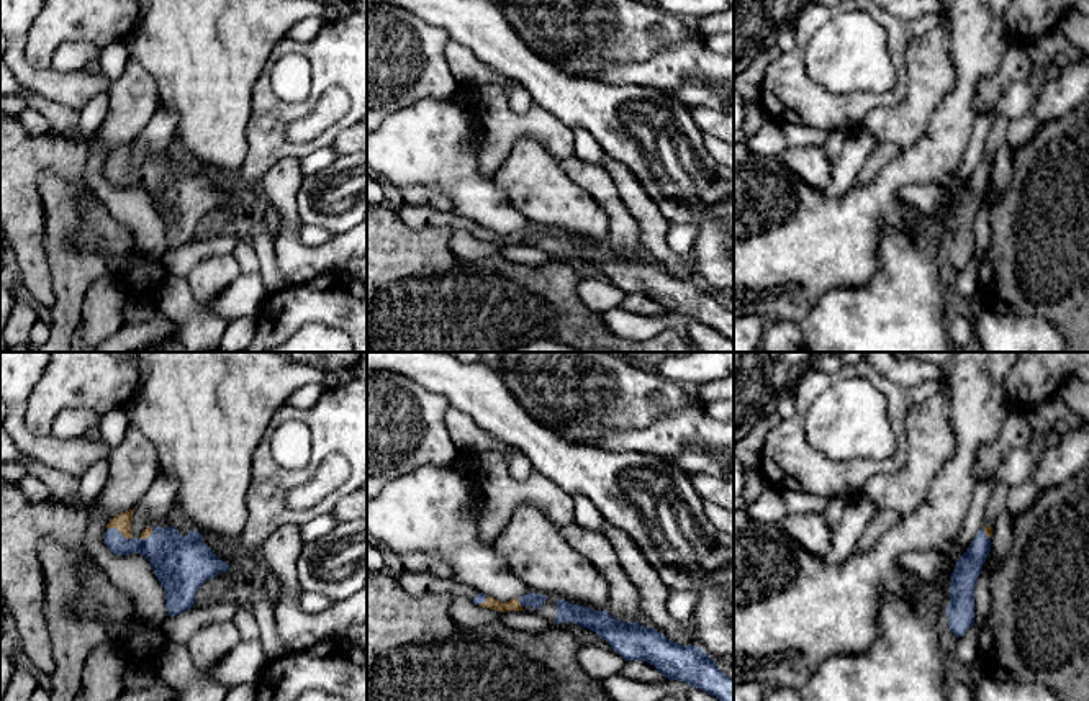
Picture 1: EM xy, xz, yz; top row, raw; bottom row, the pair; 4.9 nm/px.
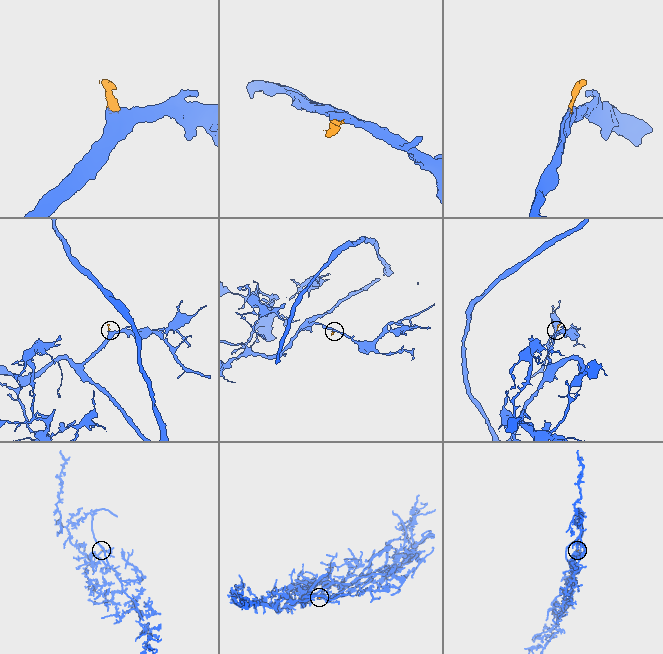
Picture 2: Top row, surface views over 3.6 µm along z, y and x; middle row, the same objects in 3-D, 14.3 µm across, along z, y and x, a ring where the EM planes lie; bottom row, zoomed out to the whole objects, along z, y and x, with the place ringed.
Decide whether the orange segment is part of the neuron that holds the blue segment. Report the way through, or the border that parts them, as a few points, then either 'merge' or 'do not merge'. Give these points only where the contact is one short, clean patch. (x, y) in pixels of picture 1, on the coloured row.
way xy (166, 549), (131, 544), (118, 531), (122, 521); merge

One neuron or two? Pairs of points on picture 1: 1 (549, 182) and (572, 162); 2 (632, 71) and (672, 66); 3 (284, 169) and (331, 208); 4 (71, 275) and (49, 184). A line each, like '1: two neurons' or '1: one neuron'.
1: two neurons
2: one neuron
3: two neurons
4: one neuron

